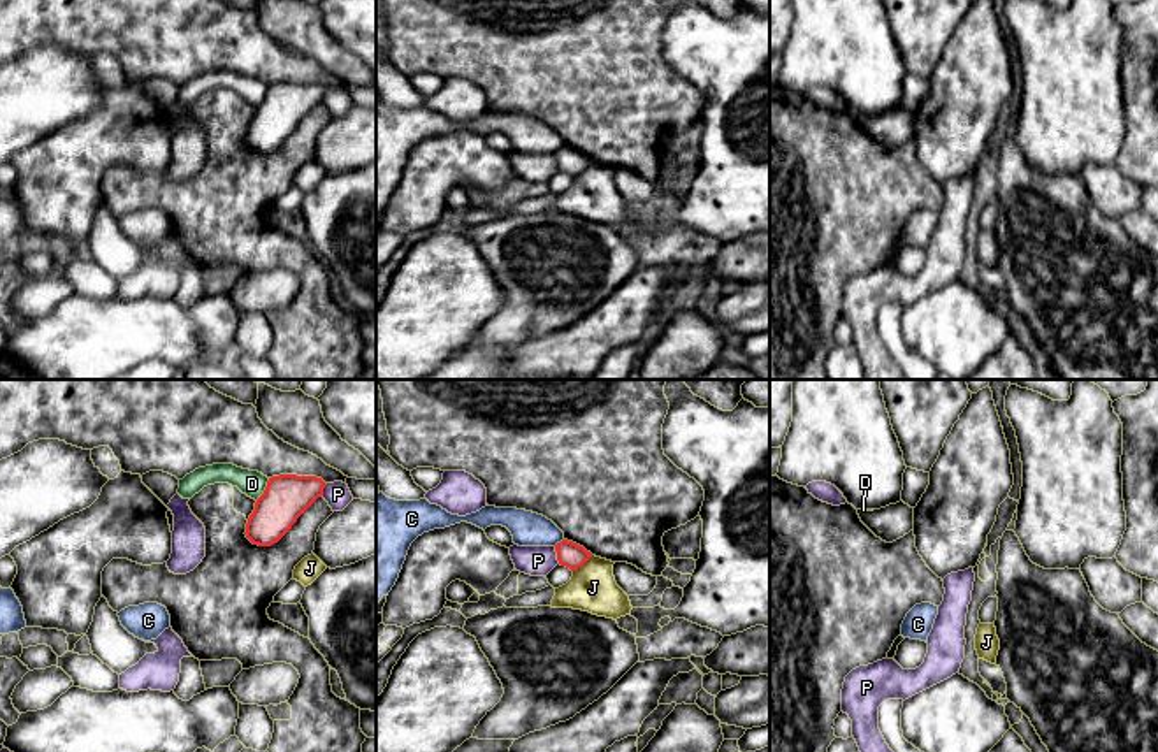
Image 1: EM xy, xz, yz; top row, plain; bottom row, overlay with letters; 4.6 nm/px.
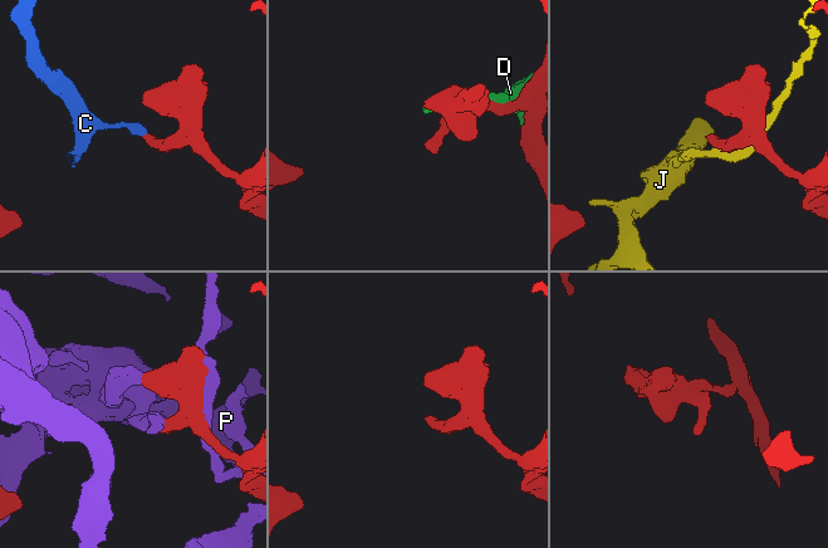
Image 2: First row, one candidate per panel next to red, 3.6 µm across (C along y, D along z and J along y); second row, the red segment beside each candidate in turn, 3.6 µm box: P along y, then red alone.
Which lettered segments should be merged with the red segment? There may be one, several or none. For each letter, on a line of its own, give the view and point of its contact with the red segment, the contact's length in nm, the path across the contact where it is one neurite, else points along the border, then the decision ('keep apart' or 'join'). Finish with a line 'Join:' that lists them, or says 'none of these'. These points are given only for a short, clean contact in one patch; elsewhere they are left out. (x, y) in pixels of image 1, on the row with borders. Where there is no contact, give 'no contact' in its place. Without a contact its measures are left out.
C: xz (557, 543) | 60 nm | along xz (563, 538), (554, 545) | keep apart
D: xy (266, 489) | 120 nm | keep apart
J: xz (582, 564) | 120 nm | keep apart
P: xz (557, 556) | 80 nm | keep apart
Join: none of these

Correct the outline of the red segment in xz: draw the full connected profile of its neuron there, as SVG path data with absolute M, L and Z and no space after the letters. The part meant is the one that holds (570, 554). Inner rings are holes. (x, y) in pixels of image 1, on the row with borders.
M568 539L557 543L555 552L559 564L569 568L571 571L576 571L592 557L592 553L587 552L583 546Z

